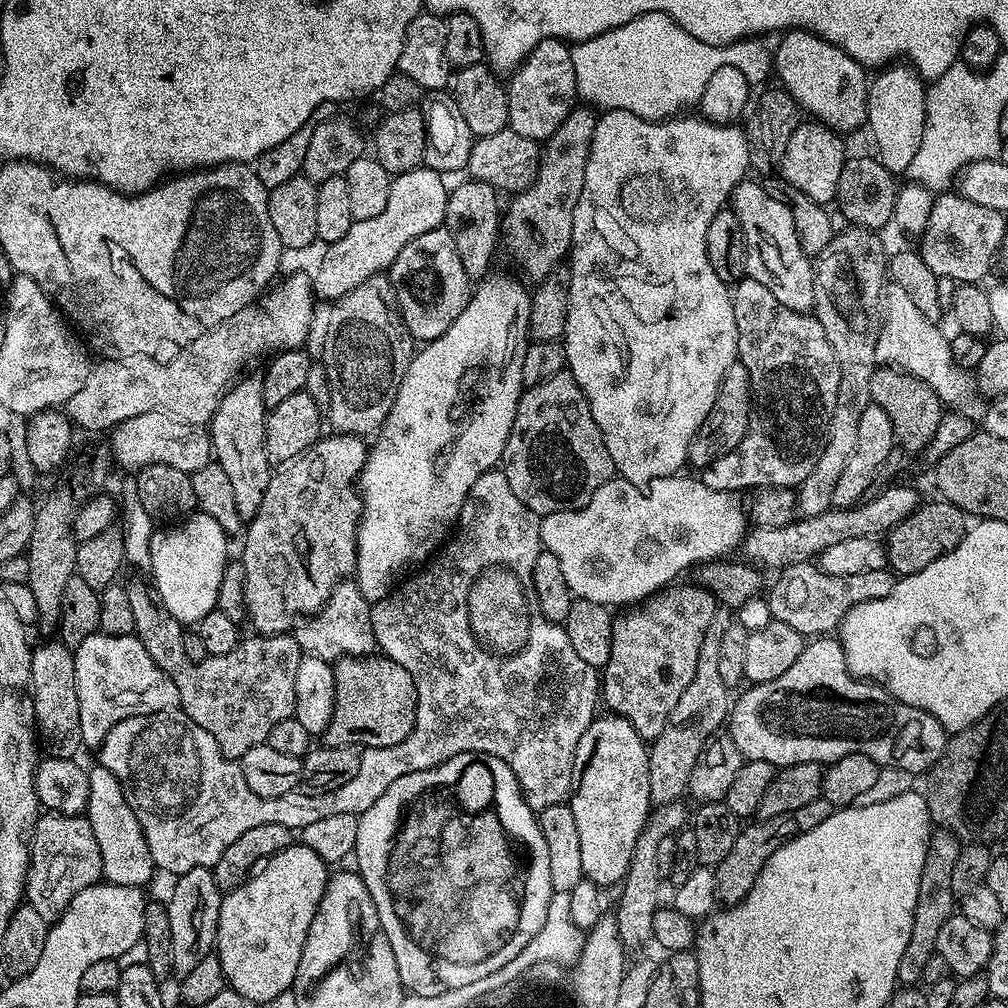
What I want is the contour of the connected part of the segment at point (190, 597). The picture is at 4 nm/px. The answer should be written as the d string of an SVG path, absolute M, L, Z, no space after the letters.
M199 510L165 528L165 532L156 530L150 538L150 583L180 624L195 626L206 614L217 611L218 586L222 586L224 567L230 559L230 536L210 514Z

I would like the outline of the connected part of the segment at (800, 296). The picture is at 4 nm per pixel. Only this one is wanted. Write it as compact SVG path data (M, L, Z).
M751 178L741 180L732 191L730 207L742 226L746 242L745 273L751 279L762 282L782 306L790 306L795 312L811 313L814 302L814 278L812 277L812 260L809 253L802 250L798 234L794 230L794 218L790 210L778 198L770 198L763 183L755 184Z

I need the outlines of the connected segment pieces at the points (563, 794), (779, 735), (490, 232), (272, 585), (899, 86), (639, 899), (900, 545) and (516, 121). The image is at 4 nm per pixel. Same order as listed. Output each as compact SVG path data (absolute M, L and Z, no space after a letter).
M493 470L482 474L478 478L478 482L474 482L474 486L470 486L470 494L464 499L460 519L454 528L454 535L443 545L439 555L427 567L420 570L425 570L425 572L418 573L413 580L405 579L384 600L378 600L372 604L372 625L376 635L377 649L388 659L406 666L406 670L410 670L410 674L414 678L416 721L414 730L402 742L398 742L398 746L363 749L362 766L358 766L358 774L354 774L354 778L350 778L350 782L346 782L346 786L338 786L330 792L316 790L309 794L307 791L297 790L282 794L278 798L262 798L258 794L254 794L250 790L250 786L246 786L246 778L242 774L239 763L235 759L223 756L218 742L214 742L214 738L210 738L210 734L206 734L206 730L202 730L202 726L198 726L198 722L191 720L183 710L165 710L151 712L145 716L131 716L114 725L110 734L106 734L106 738L99 746L98 764L119 777L125 800L137 816L138 825L141 827L141 833L145 838L146 846L149 847L150 857L153 858L155 867L161 873L164 871L172 872L171 874L189 872L195 868L212 868L218 862L218 858L222 858L222 850L226 850L226 846L230 846L230 842L237 840L241 834L246 834L246 830L251 830L253 826L266 826L268 823L274 822L274 826L286 826L293 830L299 830L310 826L310 822L318 822L322 818L327 818L330 814L354 814L359 817L366 810L370 810L370 806L374 806L374 802L378 802L378 798L382 798L382 794L386 794L386 790L391 784L398 782L398 778L402 778L406 774L414 774L418 770L430 770L458 754L467 752L481 752L502 758L502 762L506 762L506 766L510 766L510 770L514 770L514 778L518 778L518 786L524 792L526 802L533 810L565 803L572 794L574 783L572 763L576 757L578 738L582 738L582 734L586 734L586 726L590 726L590 722L597 715L596 704L598 708L602 680L597 669L582 662L582 658L578 658L574 646L570 646L570 638L566 634L563 624L555 624L544 617L540 609L537 608L535 599L530 595L528 587L532 582L534 558L538 558L538 554L542 551L540 521L541 517L537 516L535 512L531 512L522 502L522 498L518 498L518 494L514 494L514 490L510 490L510 482L506 482L506 474L502 470Z
M816 638L805 643L802 654L798 654L798 662L794 662L786 674L770 682L748 686L731 705L726 731L734 738L734 746L738 746L745 761L770 762L777 769L806 762L827 766L846 754L866 754L866 758L875 764L901 768L913 774L927 773L932 764L943 756L950 739L949 733L930 714L914 706L906 706L881 684L853 676L846 654L836 638Z
M464 178L457 188L453 187L448 193L444 219L448 233L454 238L462 270L466 270L469 281L485 279L490 272L488 267L496 256L496 243L502 237L502 200L500 204L499 198L494 185L471 178Z
M325 435L298 459L283 465L266 486L266 494L256 508L256 515L247 521L242 553L246 566L244 611L247 623L252 623L259 635L291 633L301 618L315 616L324 603L334 596L339 580L347 576L349 579L355 573L356 532L362 511L358 477L364 470L369 451L369 445L361 437Z
M906 64L885 67L869 83L866 124L878 148L877 160L890 173L905 173L918 152L925 122L925 89L923 79Z
M679 800L659 805L649 815L647 823L639 834L634 854L631 856L631 864L622 881L618 906L614 909L620 940L623 941L625 947L638 946L645 941L648 942L652 937L653 915L661 905L661 890L662 883L664 883L657 864L658 845L664 836L673 835L687 825L690 812L683 804L684 802Z
M936 498L933 504L921 503L919 508L915 508L907 518L898 522L886 533L887 567L897 577L909 576L918 570L926 570L926 566L930 566L930 562L942 558L950 550L954 550L954 546L958 546L958 542L962 542L964 533L968 531L969 527L965 512L958 506L948 503L947 500Z
M546 38L511 73L507 81L508 127L537 142L546 142L562 126L577 103L574 58L571 47L563 40Z

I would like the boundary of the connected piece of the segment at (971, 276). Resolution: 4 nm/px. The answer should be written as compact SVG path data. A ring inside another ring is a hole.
M948 190L937 195L930 210L926 228L918 237L918 251L922 262L930 266L936 277L950 278L961 284L983 281L983 276L997 263L1004 228L1005 213L967 200L961 194Z

